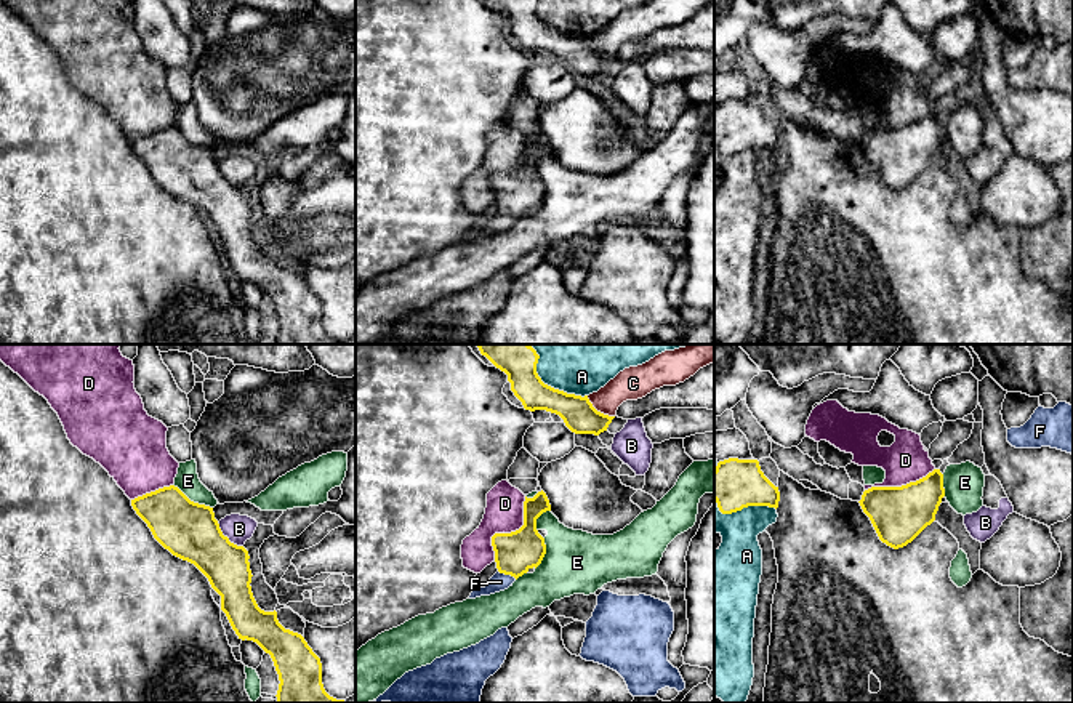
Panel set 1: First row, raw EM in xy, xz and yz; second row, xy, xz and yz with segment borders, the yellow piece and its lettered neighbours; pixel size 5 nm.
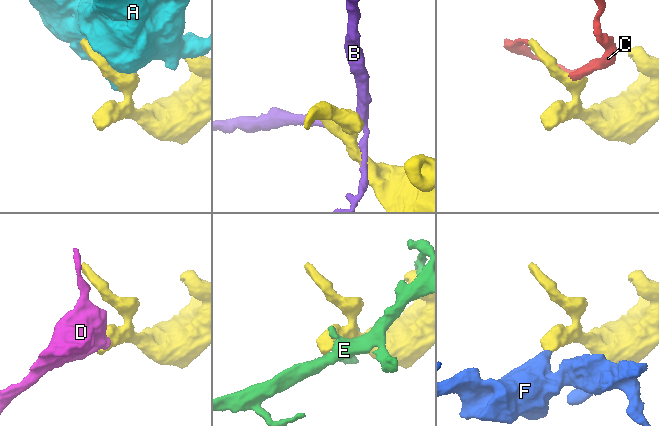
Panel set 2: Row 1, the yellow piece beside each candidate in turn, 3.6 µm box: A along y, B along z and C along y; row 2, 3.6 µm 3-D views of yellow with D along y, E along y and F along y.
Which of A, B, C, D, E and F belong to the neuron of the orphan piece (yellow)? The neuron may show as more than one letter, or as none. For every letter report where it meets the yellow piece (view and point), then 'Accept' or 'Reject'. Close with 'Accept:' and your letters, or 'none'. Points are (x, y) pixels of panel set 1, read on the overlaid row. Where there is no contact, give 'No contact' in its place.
A: Touches yellow at xz (546, 385). Reject
B: Touches yellow at xy (228, 538). Reject
C: Touches yellow at xz (599, 412). Reject
D: Touches yellow at xz (511, 532). Reject
E: Touches yellow at xy (192, 502). Reject
F: Touches yellow at xz (508, 574). Accept
Accept: F

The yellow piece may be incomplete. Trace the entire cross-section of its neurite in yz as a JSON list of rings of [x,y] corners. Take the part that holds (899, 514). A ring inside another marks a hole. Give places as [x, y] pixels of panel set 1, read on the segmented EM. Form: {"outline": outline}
{"outline": [[[934,469],[902,487],[871,487],[863,492],[858,503],[879,540],[898,549],[935,520],[943,496],[943,474]]]}

